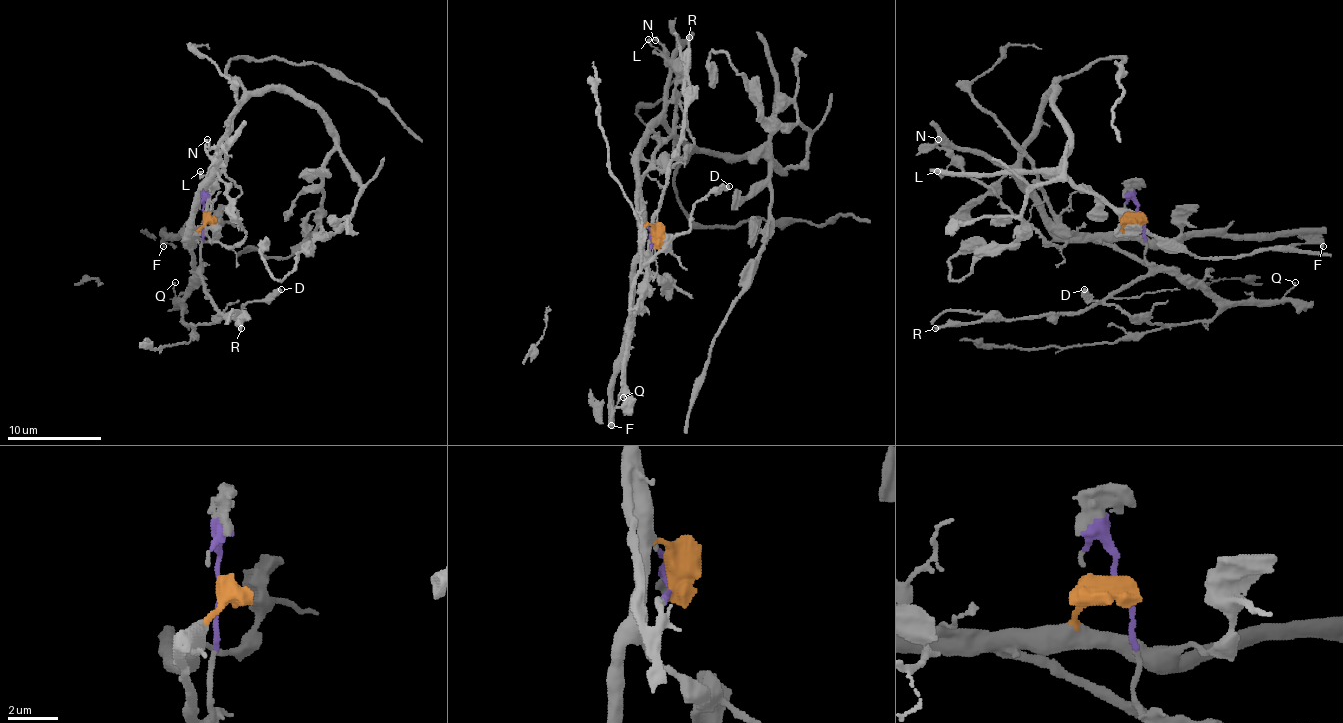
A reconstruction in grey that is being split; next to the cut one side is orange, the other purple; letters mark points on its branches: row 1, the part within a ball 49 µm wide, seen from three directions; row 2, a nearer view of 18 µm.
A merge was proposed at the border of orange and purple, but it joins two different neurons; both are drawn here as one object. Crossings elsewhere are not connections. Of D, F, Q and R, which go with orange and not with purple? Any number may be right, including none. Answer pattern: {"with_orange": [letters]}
{"with_orange": ["F"]}

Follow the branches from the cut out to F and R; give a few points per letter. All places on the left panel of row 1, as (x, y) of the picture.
F: (206, 216), (194, 237), (187, 241), (182, 234), (163, 234), (163, 246)
R: (206, 216), (201, 270), (204, 291), (220, 312), (239, 322), (241, 329)

